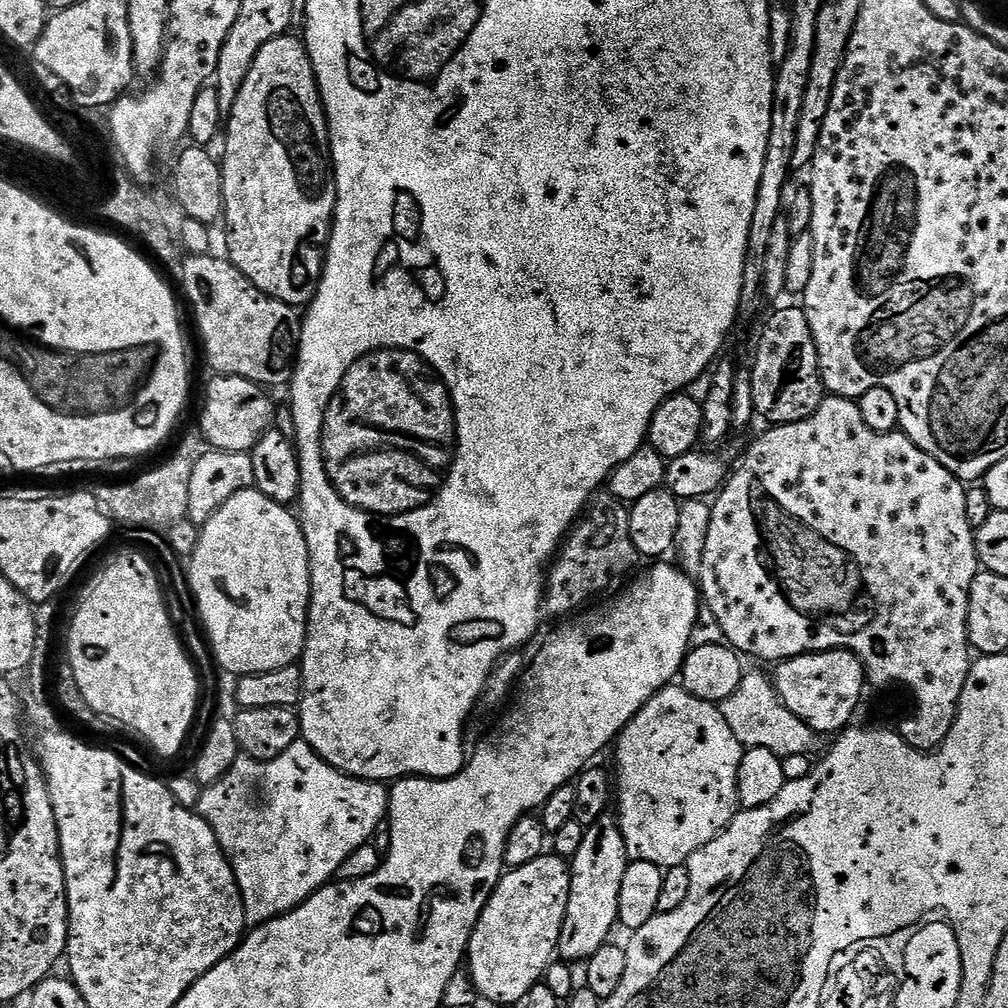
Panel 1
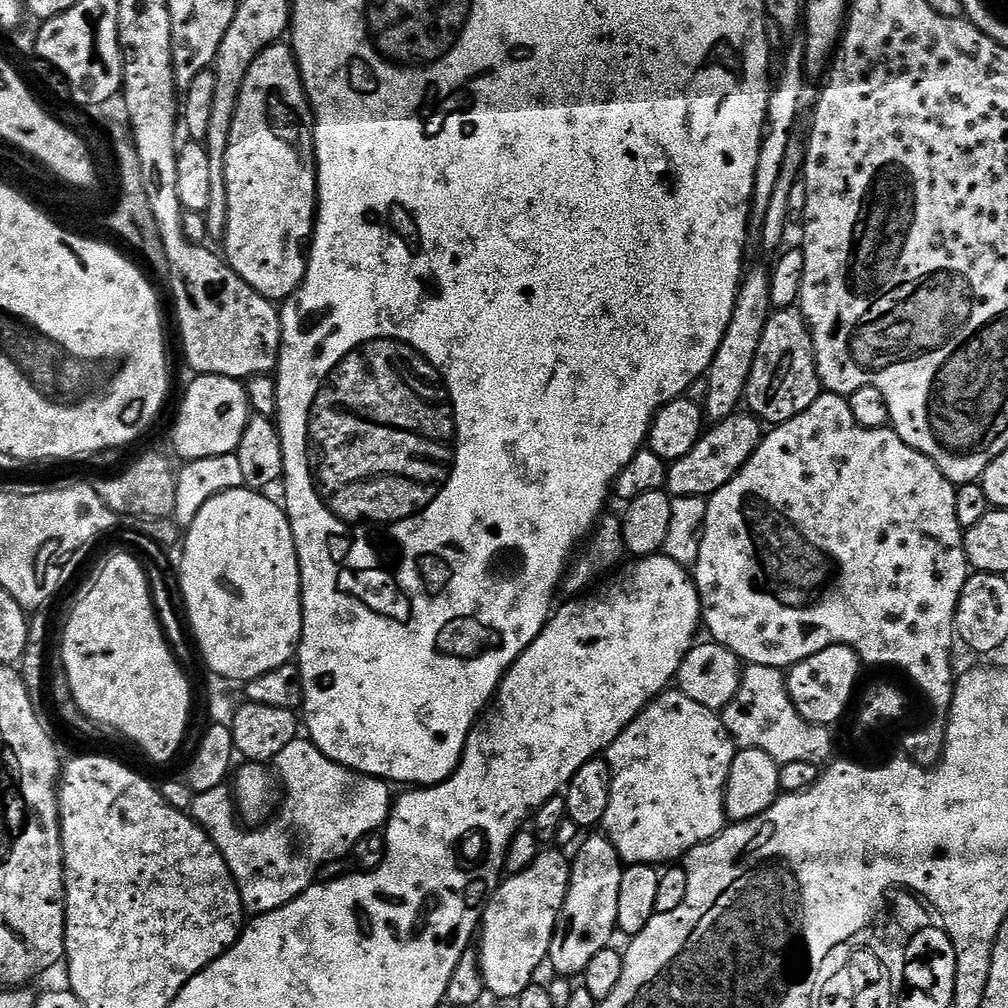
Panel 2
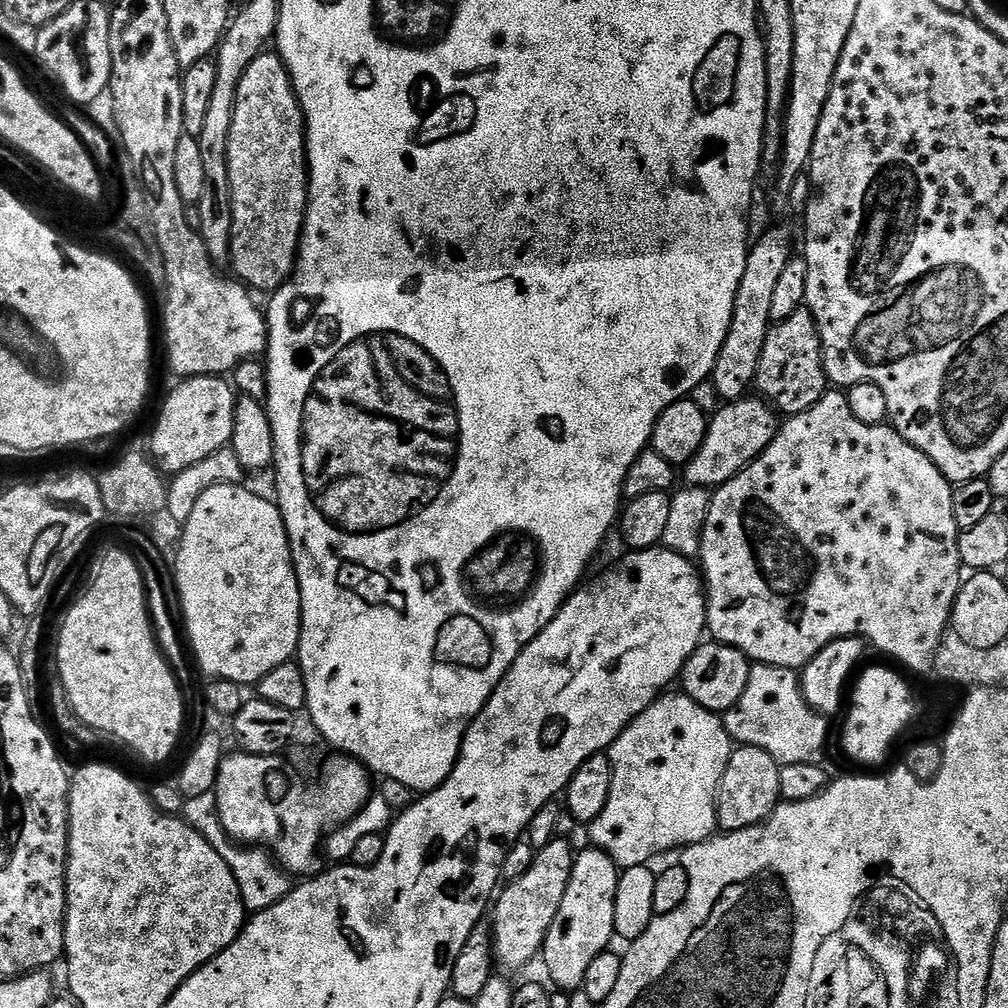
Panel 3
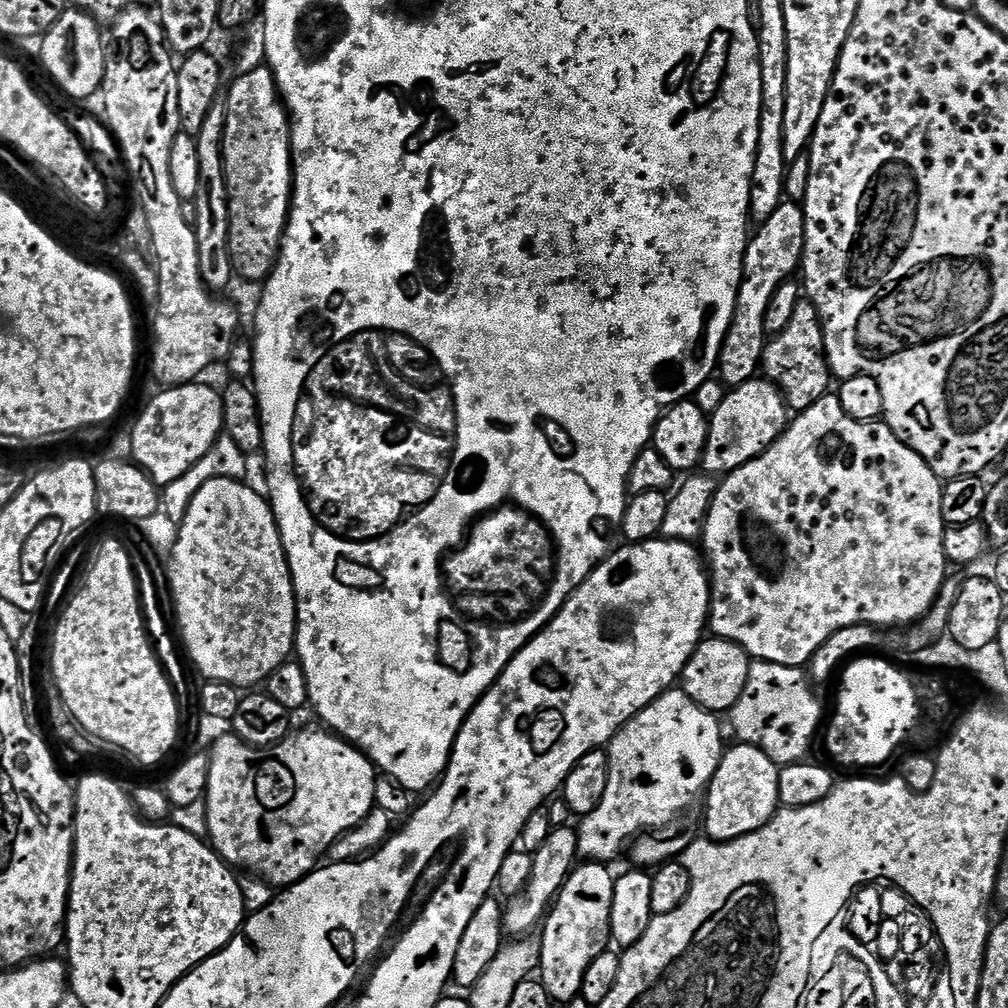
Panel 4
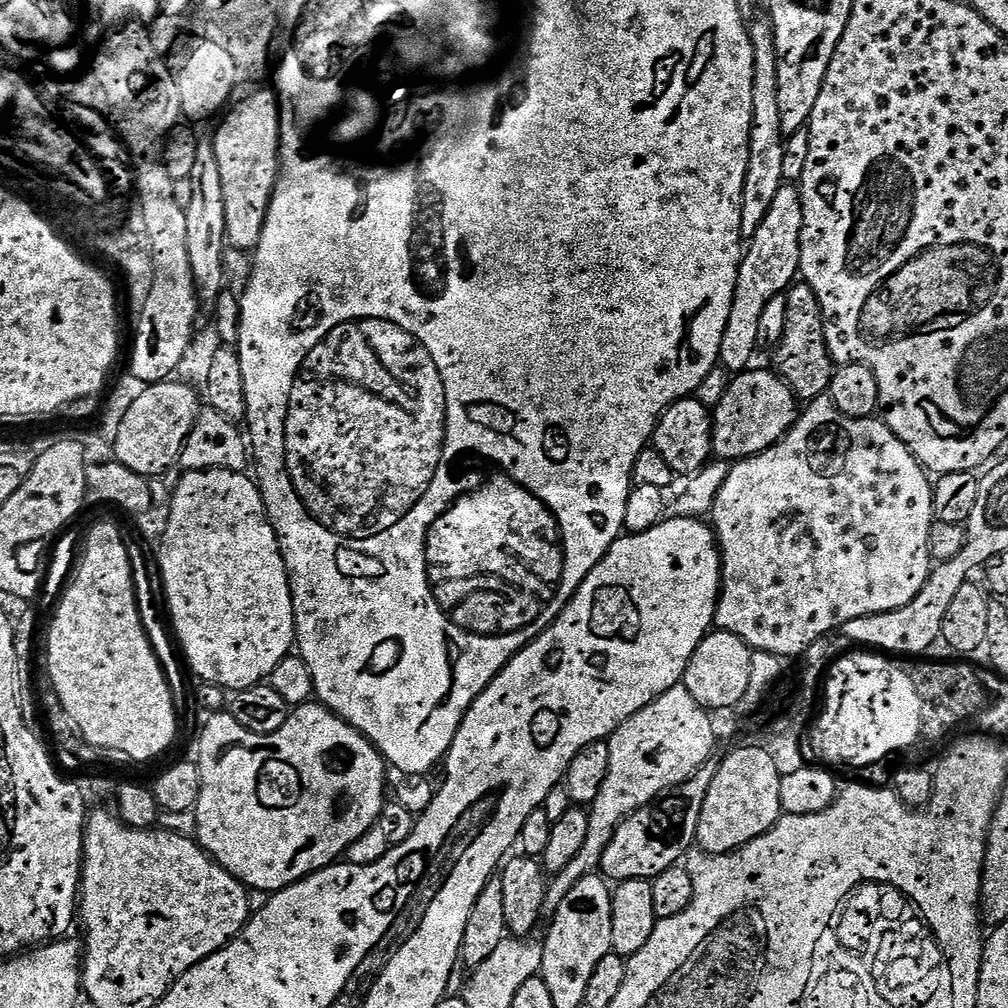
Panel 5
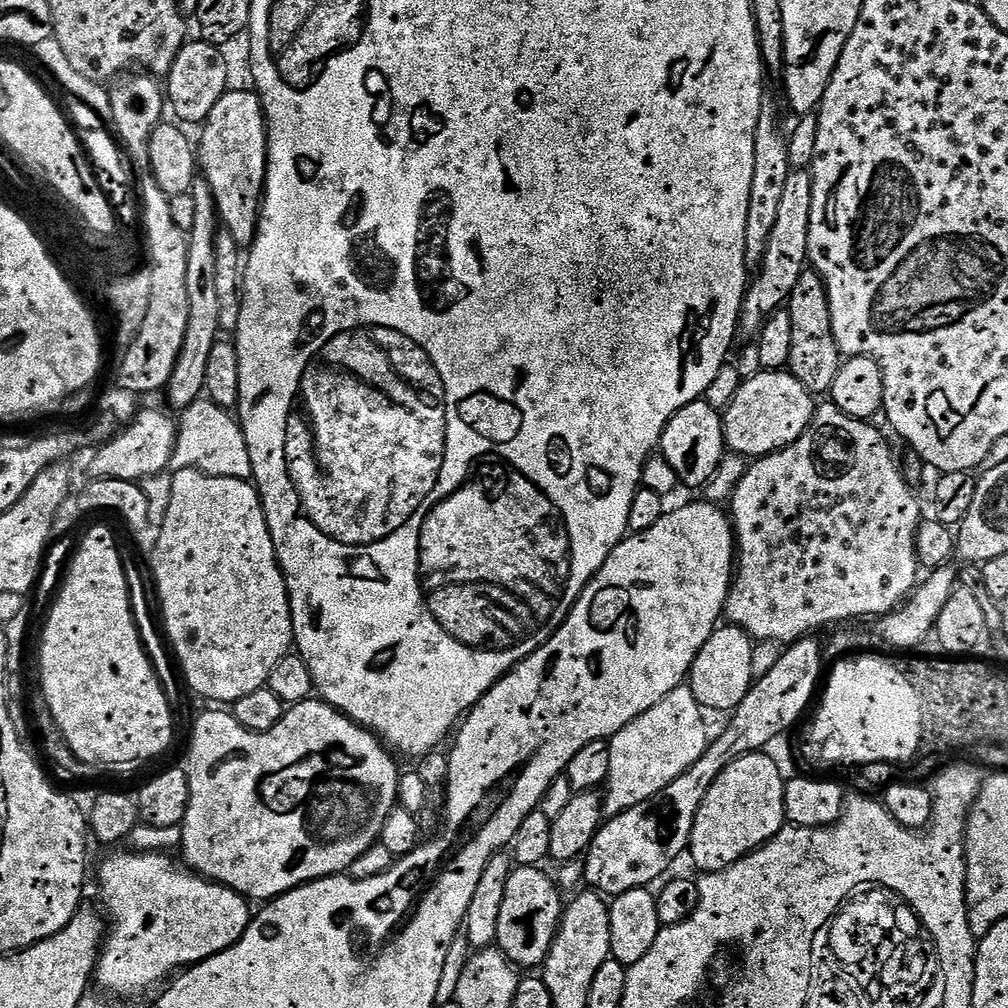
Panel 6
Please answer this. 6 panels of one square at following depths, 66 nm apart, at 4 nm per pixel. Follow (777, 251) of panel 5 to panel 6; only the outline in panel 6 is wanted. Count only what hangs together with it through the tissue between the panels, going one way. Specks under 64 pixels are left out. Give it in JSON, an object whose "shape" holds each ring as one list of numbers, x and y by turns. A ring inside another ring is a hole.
{"shape":[[793,169,789,172,786,187,782,192,782,203,778,206,778,218,774,230,763,247,764,262,760,266,760,277,748,284,744,293,744,304,740,309,738,332,741,337,755,341,773,312,779,312,788,303,798,278,806,271,809,263,808,243,810,242,810,210,813,206,812,176,807,169]]}

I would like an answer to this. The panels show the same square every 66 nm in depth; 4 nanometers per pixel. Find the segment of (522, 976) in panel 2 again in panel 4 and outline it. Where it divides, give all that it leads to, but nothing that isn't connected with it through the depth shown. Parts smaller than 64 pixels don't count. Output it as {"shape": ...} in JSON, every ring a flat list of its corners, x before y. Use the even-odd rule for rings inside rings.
{"shape":[[553,827,552,833,548,835,548,840,542,842,542,846,532,857,530,882,524,888,523,893,513,899,516,901,505,907,505,933,516,938,524,938,541,927,542,921,547,917,556,897,560,895,564,884,572,875,572,869,577,867,579,854,577,829,575,827]]}

